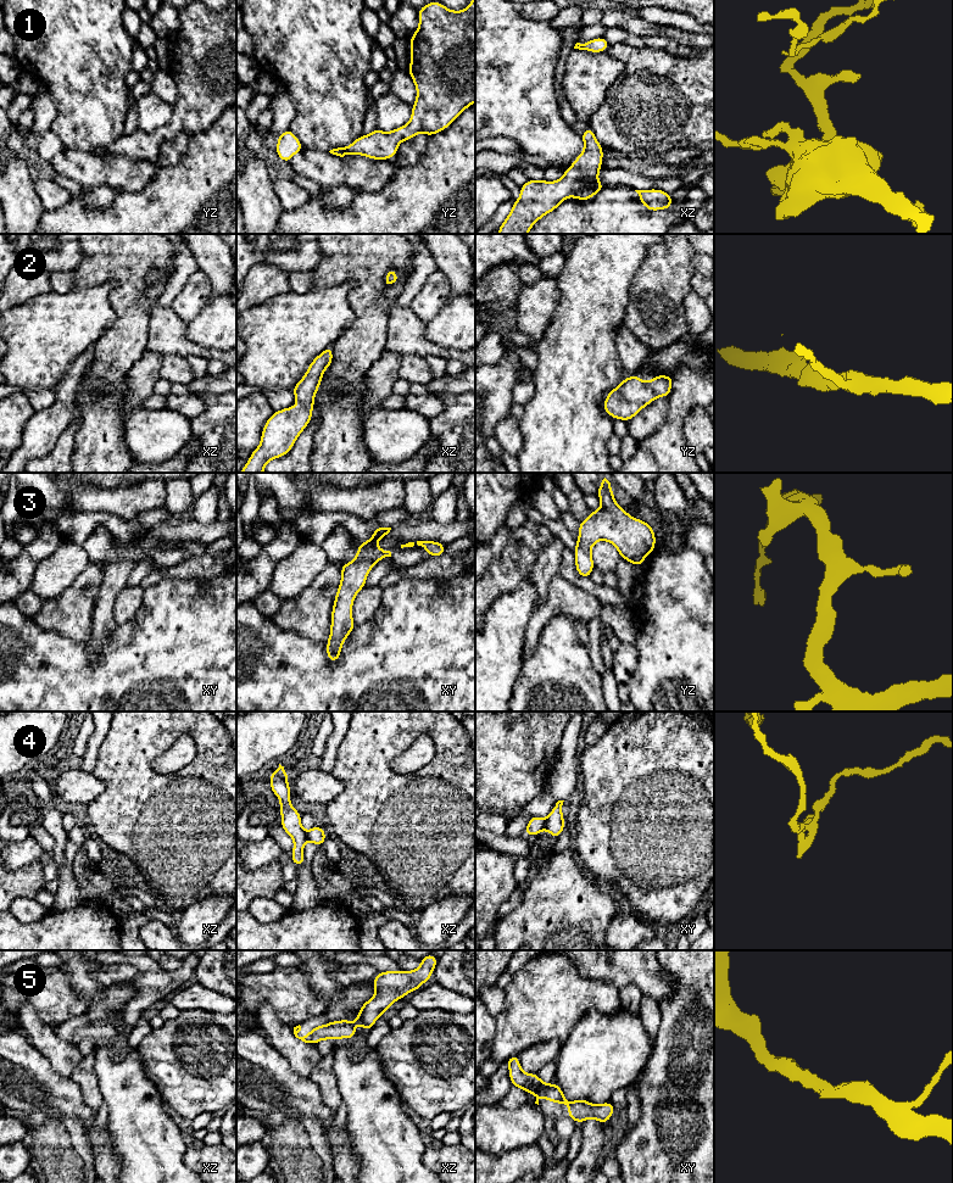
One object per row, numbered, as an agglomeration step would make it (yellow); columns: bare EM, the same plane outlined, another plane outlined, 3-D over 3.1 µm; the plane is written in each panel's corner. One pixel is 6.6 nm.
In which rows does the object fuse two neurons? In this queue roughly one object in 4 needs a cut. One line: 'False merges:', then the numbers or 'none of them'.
False merges: 4

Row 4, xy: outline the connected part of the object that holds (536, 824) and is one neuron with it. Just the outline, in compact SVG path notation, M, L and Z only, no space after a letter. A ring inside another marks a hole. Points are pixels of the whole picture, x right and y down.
M533 816L525 828L525 837L537 836L545 828L545 819L541 816Z

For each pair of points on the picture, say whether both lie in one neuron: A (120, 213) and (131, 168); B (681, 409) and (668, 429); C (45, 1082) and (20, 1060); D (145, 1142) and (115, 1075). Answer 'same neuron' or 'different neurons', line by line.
A: different neurons
B: same neuron
C: same neuron
D: same neuron

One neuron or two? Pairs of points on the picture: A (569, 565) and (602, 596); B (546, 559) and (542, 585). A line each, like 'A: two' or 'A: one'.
A: one
B: one

